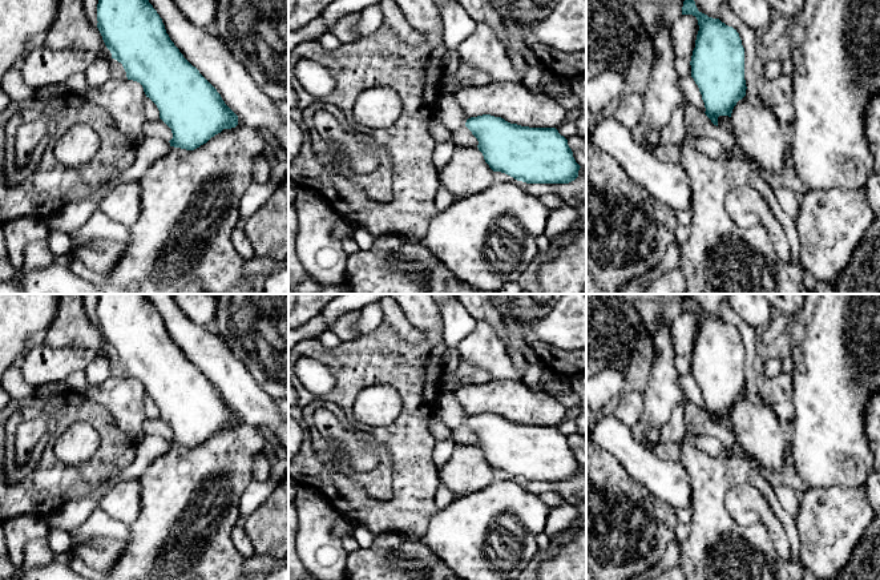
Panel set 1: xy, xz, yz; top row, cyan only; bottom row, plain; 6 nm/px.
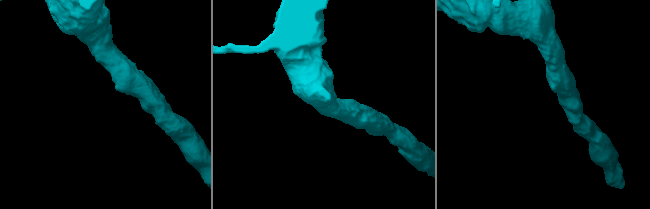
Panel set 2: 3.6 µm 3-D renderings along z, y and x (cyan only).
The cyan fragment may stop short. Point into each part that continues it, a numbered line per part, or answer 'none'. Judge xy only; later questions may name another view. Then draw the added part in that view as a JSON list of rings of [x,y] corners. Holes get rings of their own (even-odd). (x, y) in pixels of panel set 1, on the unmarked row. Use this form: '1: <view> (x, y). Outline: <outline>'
1: xy (72, 515). Outline: [[[145,436],[137,444],[133,463],[114,476],[104,480],[85,498],[68,502],[47,517],[51,529],[61,529],[69,535],[81,527],[92,512],[98,508],[101,498],[121,482],[140,479],[150,463],[170,448],[170,440],[161,436]]]

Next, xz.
1: xz (448, 409). Outline: [[[451,391],[439,395],[436,402],[436,416],[451,430],[464,424],[468,418],[457,402],[455,392]]]

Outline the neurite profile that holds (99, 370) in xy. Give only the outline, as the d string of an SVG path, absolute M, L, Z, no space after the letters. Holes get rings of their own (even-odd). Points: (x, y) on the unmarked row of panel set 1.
M100 355L84 370L89 386L100 386L112 376L112 358Z

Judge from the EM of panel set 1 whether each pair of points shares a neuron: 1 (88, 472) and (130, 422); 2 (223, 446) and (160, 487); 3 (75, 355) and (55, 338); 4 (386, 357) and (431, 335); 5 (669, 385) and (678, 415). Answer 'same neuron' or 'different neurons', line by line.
1: different neurons
2: same neuron
3: different neurons
4: same neuron
5: different neurons

